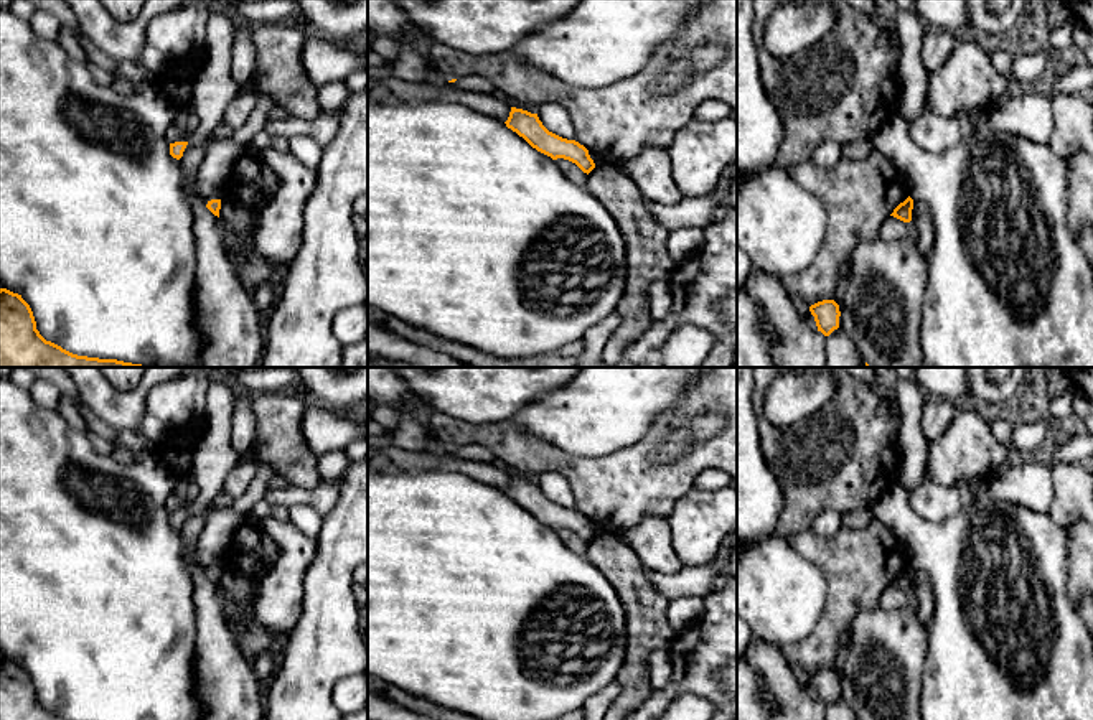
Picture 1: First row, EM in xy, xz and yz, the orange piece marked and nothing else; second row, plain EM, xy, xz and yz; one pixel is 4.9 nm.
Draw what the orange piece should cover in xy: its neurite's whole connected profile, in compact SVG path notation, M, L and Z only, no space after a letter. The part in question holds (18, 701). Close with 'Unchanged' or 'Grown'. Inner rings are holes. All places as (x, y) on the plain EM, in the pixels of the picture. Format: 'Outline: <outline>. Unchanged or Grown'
Outline: M0 657L0 720L66 720L36 699L30 674L21 664Z. Unchanged

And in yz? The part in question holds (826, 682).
Outline: M823 669L809 676L811 684L814 685L818 700L824 705L829 705L834 699L839 697L839 674L834 669Z. Unchanged

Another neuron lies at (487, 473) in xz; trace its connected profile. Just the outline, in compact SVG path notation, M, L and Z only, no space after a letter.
M448 455L440 458L439 468L467 475L475 481L493 486L501 491L506 491L511 481L511 476L506 471L496 468L493 463L467 461L460 458L452 458Z

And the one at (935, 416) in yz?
M928 397L922 409L922 432L926 440L938 438L956 417L961 407Z

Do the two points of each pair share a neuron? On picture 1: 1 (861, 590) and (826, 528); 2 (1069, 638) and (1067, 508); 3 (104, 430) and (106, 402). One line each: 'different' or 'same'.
1: different
2: different
3: different

